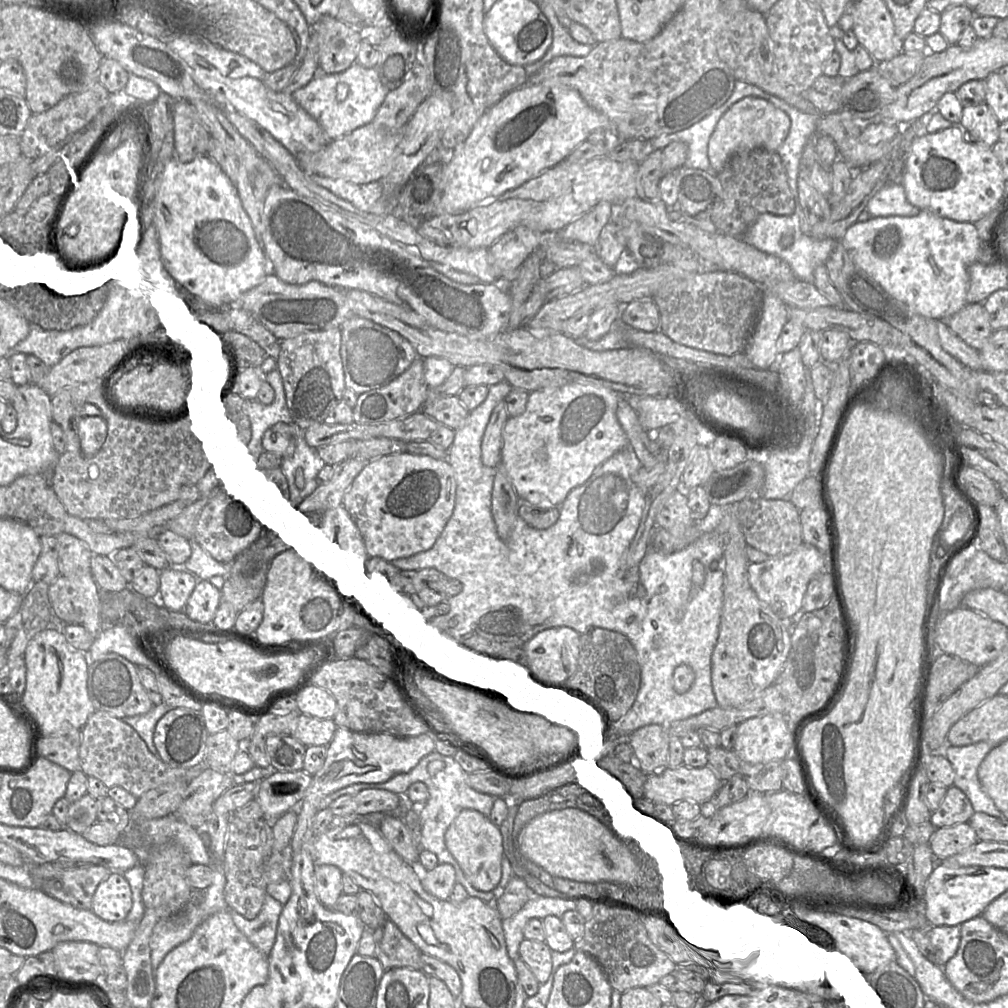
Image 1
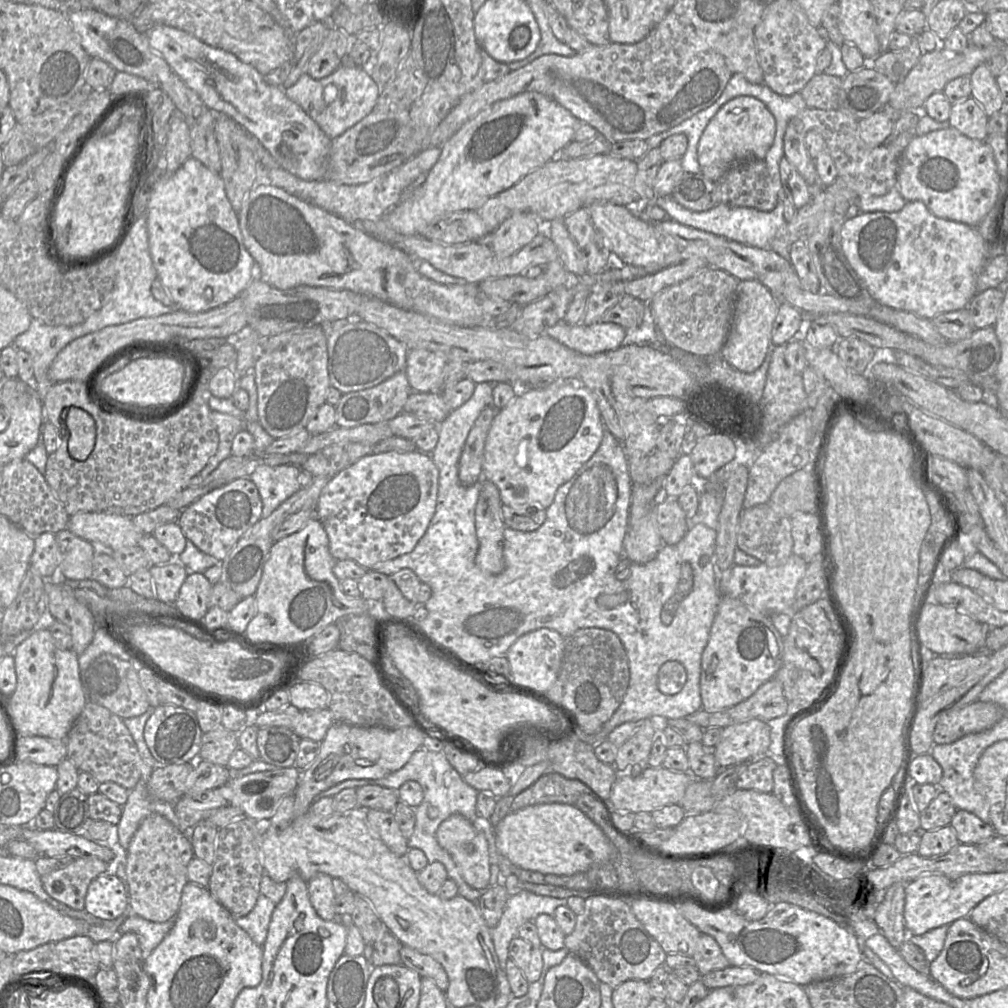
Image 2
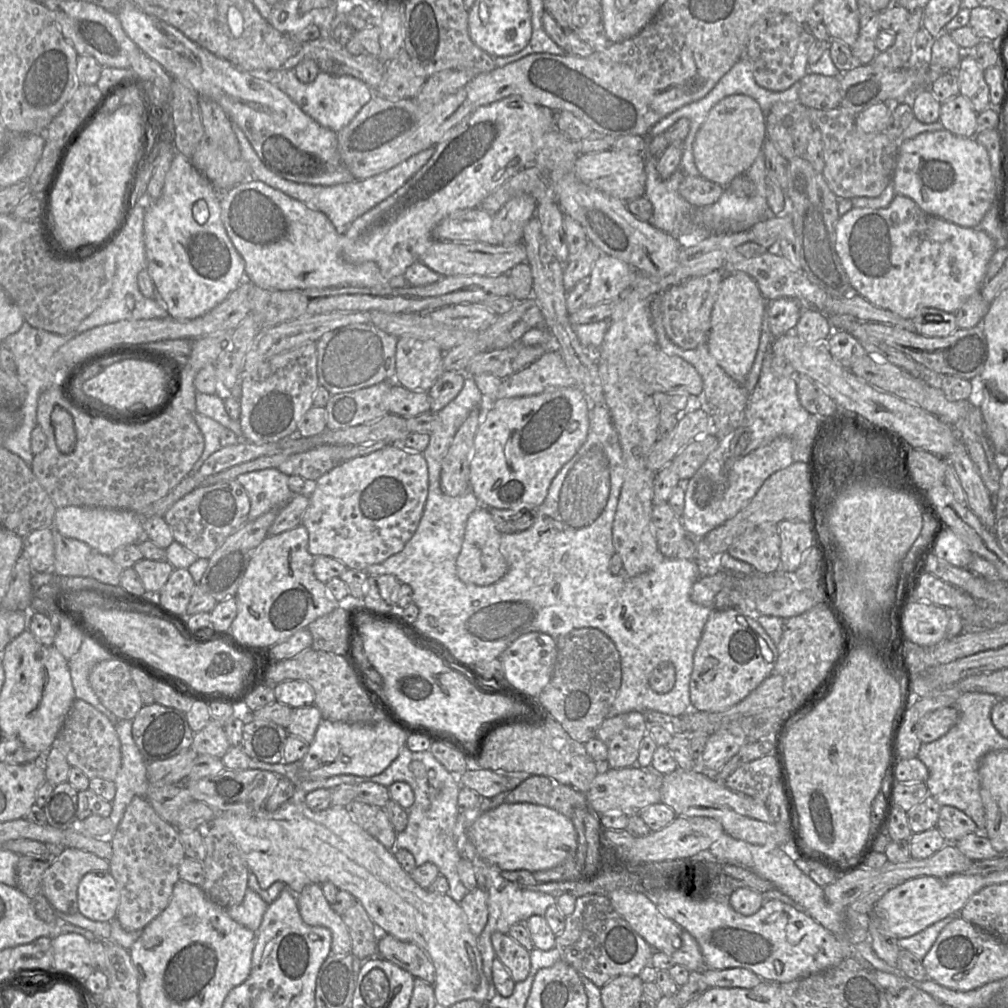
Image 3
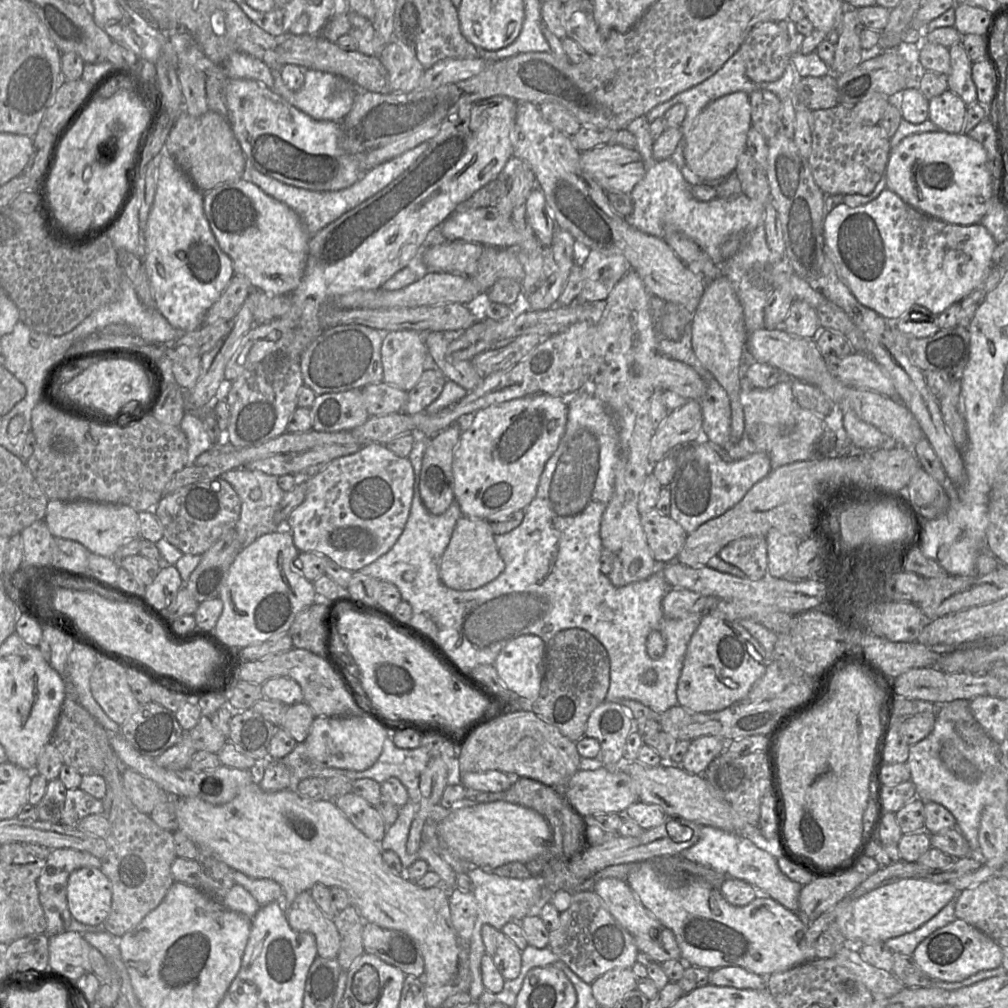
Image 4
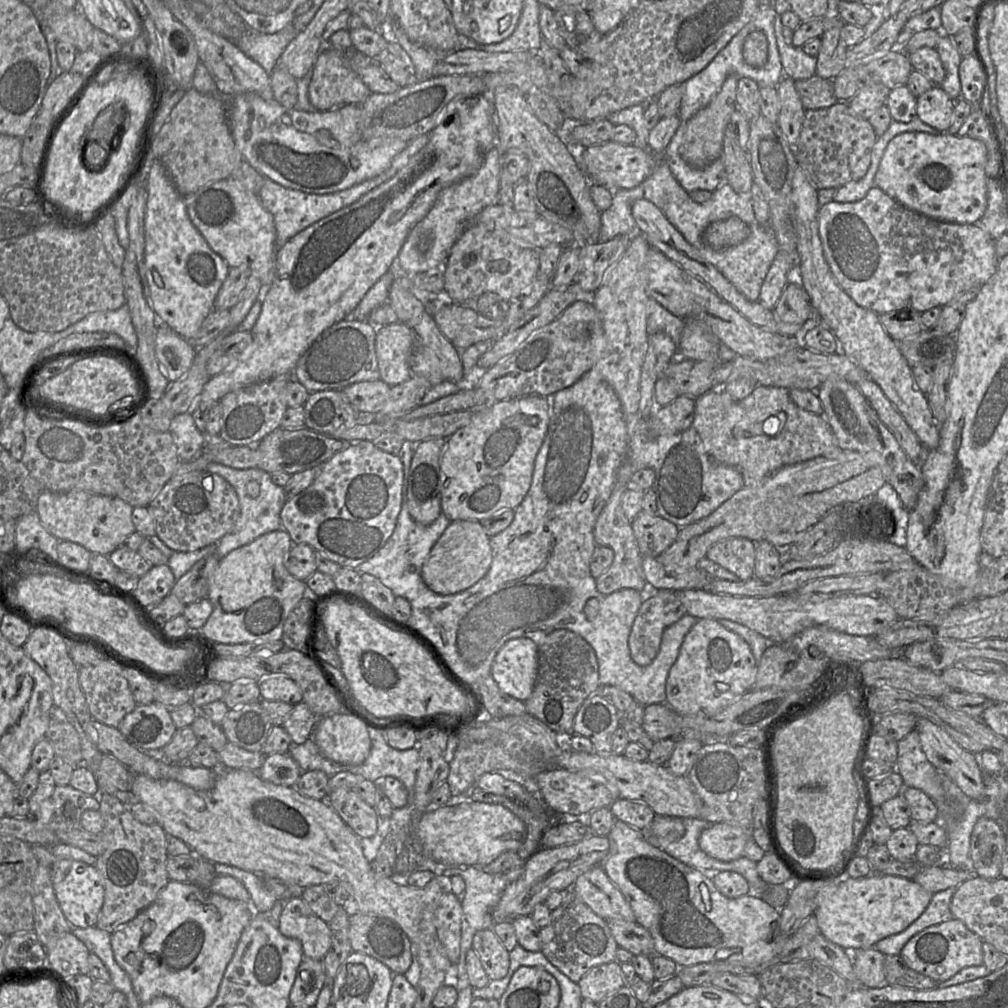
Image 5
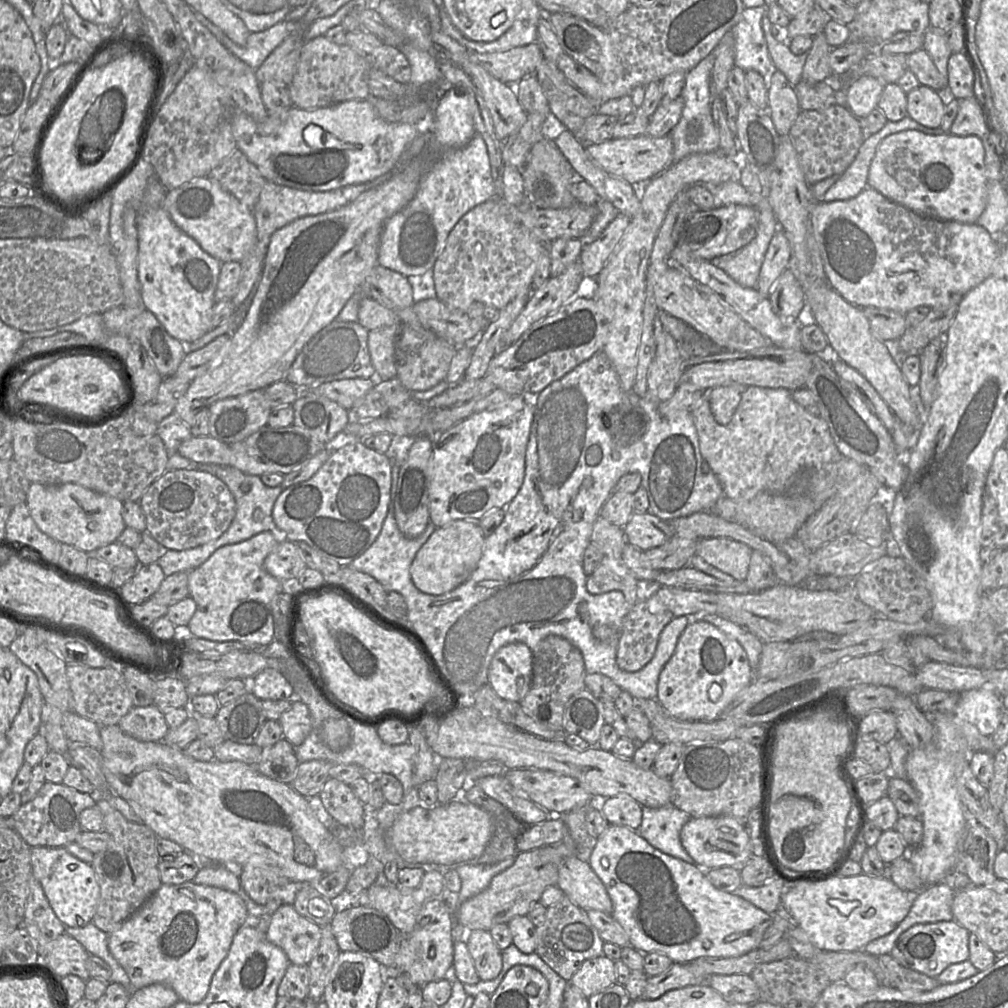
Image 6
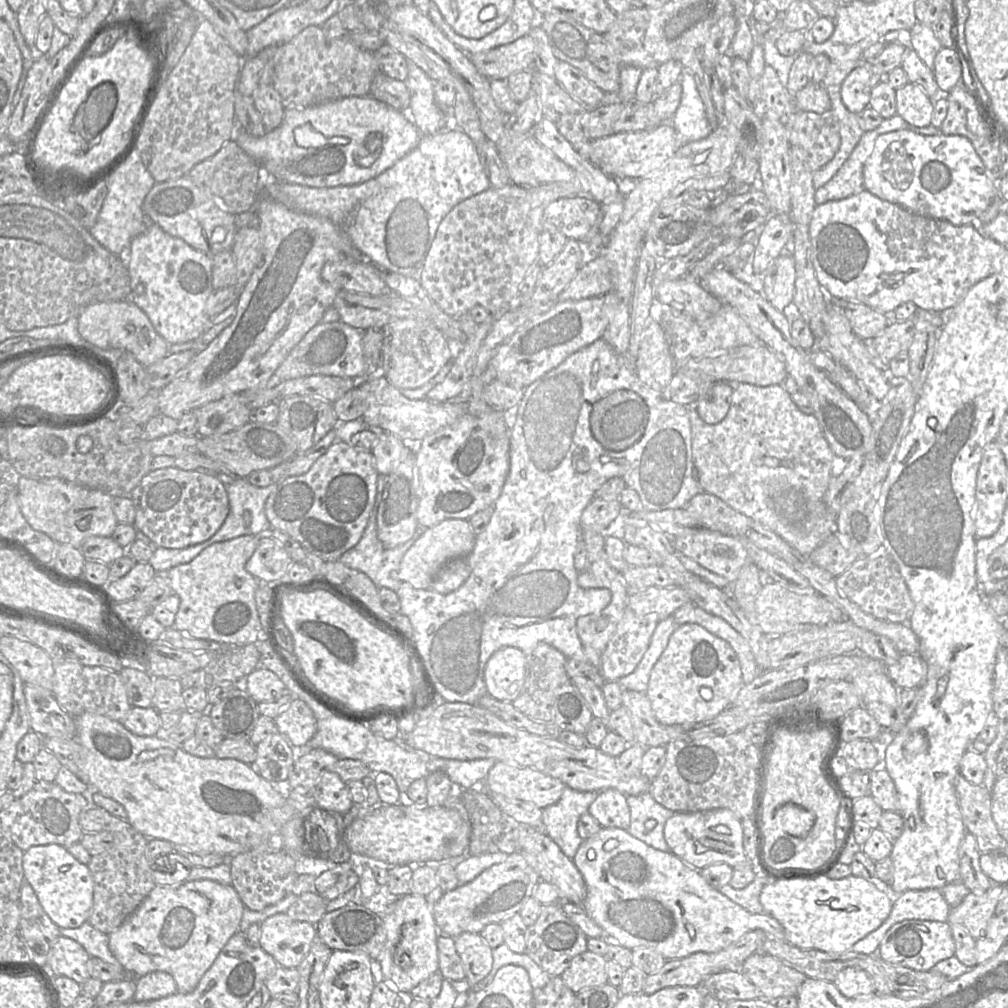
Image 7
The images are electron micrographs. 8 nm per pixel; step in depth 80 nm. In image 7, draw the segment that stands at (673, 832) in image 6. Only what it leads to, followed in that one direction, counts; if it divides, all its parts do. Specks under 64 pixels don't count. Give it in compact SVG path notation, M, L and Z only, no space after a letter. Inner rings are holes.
M649 793L626 796L626 801L630 809L627 832L657 850L670 852L664 838L664 826L675 812L657 803Z

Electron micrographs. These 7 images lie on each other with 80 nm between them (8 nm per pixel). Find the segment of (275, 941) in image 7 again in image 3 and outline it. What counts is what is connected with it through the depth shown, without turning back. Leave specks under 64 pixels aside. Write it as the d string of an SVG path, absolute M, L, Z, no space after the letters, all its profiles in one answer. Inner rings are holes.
M310 884L297 895L297 903L302 920L310 926L322 926L332 935L331 953L351 954L351 939L341 915L332 909L325 898L321 884Z

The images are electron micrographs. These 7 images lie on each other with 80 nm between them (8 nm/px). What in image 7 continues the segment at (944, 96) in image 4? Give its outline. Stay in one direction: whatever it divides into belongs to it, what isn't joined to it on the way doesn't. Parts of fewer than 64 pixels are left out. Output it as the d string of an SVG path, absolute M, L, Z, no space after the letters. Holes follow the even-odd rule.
M907 83L896 90L896 111L909 124L916 127L931 125L934 101L924 90L913 83Z

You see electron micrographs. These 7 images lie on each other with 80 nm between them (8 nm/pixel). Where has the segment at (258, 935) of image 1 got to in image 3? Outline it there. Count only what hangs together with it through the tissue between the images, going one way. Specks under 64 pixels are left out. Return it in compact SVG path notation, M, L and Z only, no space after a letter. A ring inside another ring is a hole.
M247 889L243 901L226 910L235 922L256 933L268 906L256 892Z

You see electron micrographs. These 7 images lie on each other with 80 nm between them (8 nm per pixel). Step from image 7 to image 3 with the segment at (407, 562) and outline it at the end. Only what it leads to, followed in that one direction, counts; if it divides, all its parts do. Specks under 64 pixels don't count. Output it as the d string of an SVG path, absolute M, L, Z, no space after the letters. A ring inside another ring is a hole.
M482 505L469 515L461 551L456 560L459 579L477 586L487 586L499 581L507 572L507 562L500 550L501 533L495 526L490 510Z

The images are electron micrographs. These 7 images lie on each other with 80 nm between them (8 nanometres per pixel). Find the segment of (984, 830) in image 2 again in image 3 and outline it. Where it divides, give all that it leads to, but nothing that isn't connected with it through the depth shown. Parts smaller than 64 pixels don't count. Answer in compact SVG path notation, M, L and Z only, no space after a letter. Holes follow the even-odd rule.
M942 806L936 828L949 843L955 843L969 834L986 837L975 822L964 812L949 806Z

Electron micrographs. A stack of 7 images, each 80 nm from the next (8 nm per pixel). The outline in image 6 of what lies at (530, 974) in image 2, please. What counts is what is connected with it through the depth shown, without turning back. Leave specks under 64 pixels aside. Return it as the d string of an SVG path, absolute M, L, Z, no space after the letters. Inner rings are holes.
M472 930L465 942L481 981L496 978L502 970L502 950L488 930Z

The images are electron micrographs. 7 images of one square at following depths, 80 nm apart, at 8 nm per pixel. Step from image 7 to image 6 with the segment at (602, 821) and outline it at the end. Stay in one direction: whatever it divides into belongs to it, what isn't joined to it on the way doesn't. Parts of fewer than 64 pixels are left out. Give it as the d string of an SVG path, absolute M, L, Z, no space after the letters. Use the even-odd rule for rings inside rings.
M629 796L607 798L601 813L609 825L624 826L637 831L642 822L642 806Z

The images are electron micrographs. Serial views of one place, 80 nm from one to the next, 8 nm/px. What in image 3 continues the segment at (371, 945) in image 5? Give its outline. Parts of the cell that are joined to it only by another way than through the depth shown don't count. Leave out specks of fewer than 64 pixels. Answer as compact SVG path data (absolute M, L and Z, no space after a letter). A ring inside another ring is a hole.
M381 934L377 942L379 957L408 971L415 978L433 985L435 967L426 952L415 944Z

